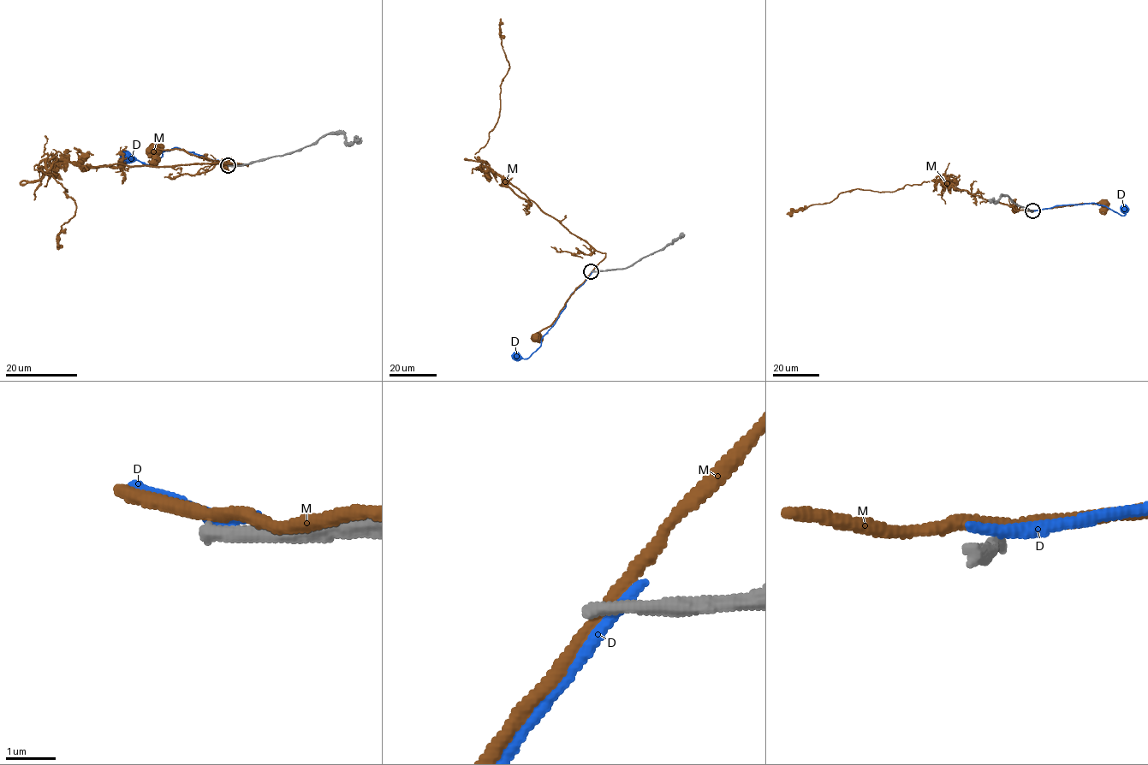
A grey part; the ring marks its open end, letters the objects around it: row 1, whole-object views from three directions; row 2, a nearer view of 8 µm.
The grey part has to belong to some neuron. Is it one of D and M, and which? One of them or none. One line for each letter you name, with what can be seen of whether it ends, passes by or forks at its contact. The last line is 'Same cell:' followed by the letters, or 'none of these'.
Same cell: none of these

